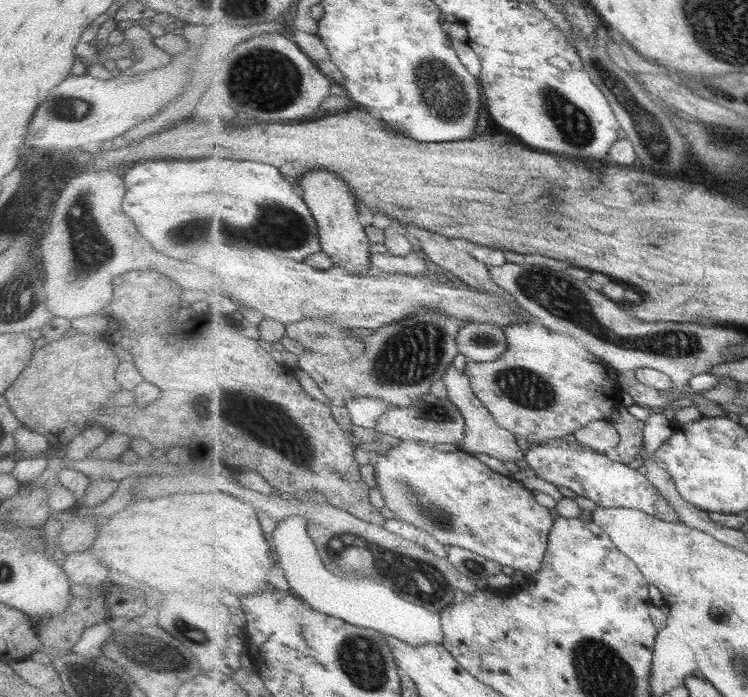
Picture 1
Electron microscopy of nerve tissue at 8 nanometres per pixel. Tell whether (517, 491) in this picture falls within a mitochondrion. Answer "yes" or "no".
no

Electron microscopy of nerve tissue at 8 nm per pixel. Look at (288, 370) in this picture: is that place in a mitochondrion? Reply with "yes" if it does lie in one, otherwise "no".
no

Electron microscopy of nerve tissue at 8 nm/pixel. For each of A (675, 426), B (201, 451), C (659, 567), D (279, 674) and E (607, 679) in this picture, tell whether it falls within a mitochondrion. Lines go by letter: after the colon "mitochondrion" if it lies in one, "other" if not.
A: other
B: other
C: other
D: other
E: mitochondrion

